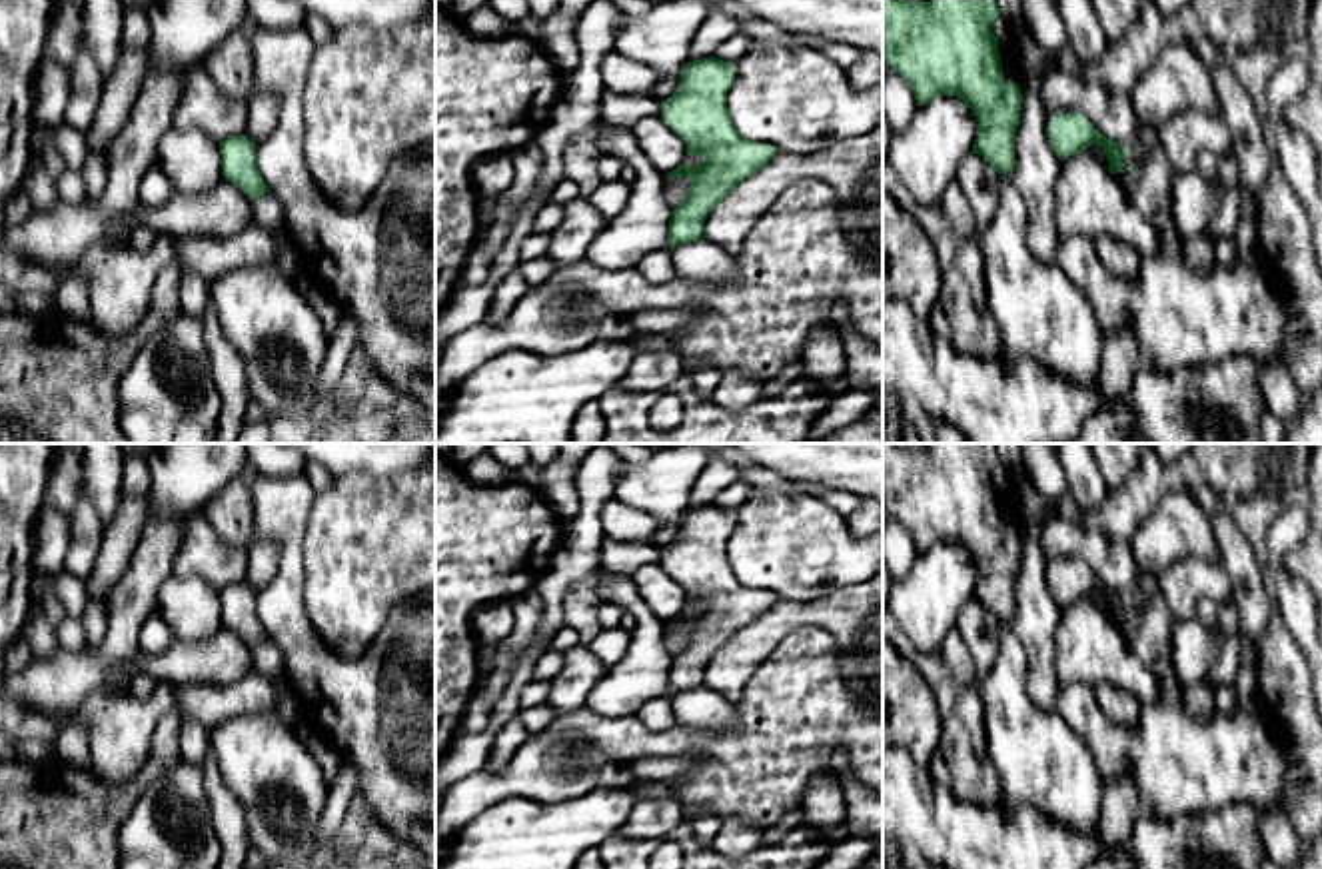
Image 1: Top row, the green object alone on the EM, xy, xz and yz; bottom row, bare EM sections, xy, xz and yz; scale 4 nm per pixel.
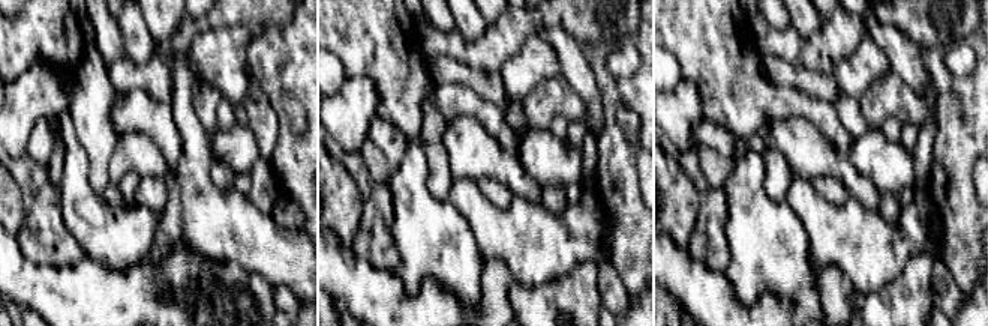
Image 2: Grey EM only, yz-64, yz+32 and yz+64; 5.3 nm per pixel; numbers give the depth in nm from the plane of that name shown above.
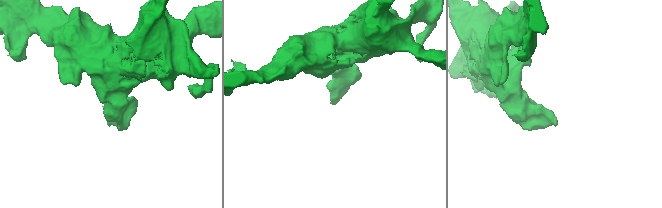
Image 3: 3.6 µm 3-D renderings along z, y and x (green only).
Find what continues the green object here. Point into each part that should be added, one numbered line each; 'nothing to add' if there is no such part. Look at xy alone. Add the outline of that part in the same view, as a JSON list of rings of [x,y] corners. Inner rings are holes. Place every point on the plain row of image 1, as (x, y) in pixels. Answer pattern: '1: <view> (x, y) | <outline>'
nothing to add

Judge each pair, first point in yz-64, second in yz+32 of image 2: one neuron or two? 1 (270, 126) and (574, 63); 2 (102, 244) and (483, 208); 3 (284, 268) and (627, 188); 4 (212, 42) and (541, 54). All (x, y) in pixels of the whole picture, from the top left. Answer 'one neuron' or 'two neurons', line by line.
1: one neuron
2: two neurons
3: two neurons
4: one neuron

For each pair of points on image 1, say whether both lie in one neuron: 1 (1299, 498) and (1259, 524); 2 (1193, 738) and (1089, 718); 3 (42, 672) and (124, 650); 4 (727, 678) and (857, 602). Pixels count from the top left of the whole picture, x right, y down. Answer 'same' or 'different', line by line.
1: same
2: same
3: same
4: same

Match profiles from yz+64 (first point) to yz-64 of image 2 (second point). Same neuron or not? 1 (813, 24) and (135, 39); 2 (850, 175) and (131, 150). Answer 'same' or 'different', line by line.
1: same
2: same

